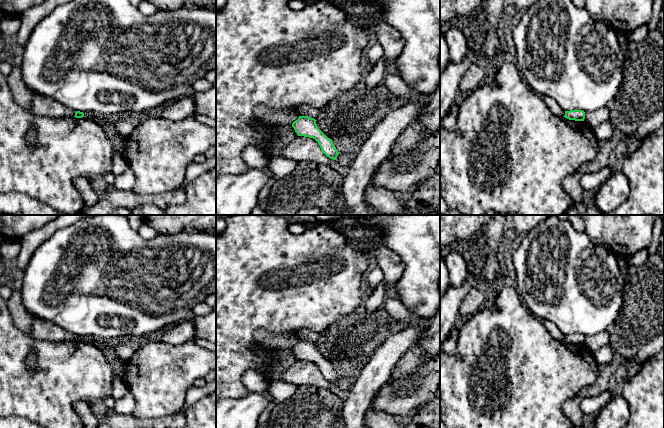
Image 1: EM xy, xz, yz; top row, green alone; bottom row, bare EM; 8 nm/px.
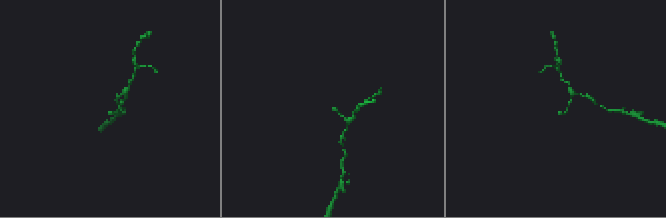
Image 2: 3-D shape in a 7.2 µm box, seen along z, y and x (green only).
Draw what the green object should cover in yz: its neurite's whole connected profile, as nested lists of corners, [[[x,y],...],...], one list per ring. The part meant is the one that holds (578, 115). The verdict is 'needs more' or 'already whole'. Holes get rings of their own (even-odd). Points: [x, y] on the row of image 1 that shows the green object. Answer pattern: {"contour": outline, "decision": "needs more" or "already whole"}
{"contour": [[[583,110],[565,111],[564,117],[569,119],[569,120],[584,121],[584,119],[585,119],[585,112]]], "decision": "already whole"}

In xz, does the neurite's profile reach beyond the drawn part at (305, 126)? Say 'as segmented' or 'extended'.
as segmented

